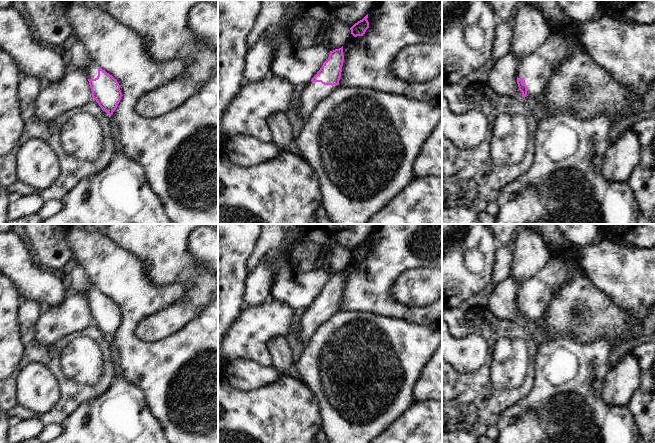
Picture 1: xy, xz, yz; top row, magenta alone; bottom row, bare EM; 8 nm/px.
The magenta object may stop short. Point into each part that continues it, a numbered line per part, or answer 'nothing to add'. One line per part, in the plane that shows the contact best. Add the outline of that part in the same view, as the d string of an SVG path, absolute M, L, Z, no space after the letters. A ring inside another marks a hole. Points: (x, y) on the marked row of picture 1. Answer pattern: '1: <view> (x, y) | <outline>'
1: xz (314, 92) | M309 81L305 84L299 97L298 112L300 119L309 115L320 101L328 97L339 85L324 85Z

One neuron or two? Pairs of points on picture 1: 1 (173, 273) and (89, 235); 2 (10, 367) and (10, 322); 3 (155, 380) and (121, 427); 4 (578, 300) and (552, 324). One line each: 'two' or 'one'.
1: two
2: one
3: two
4: one

